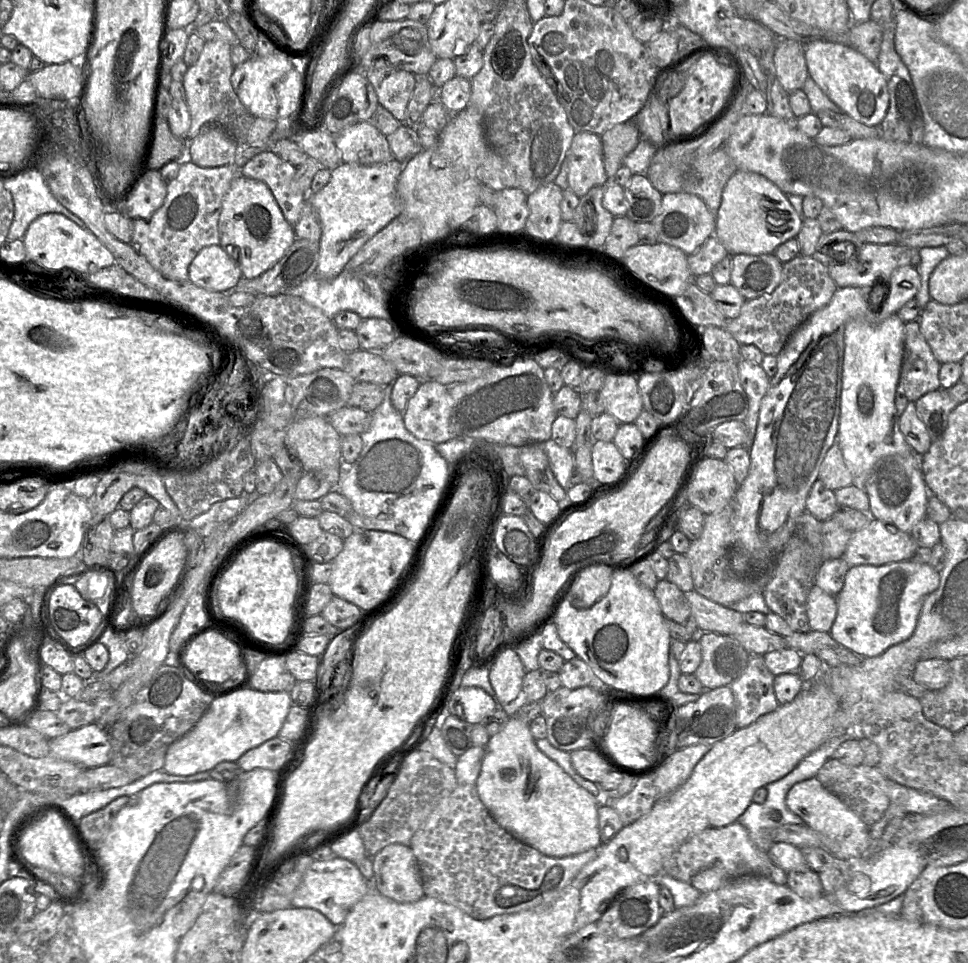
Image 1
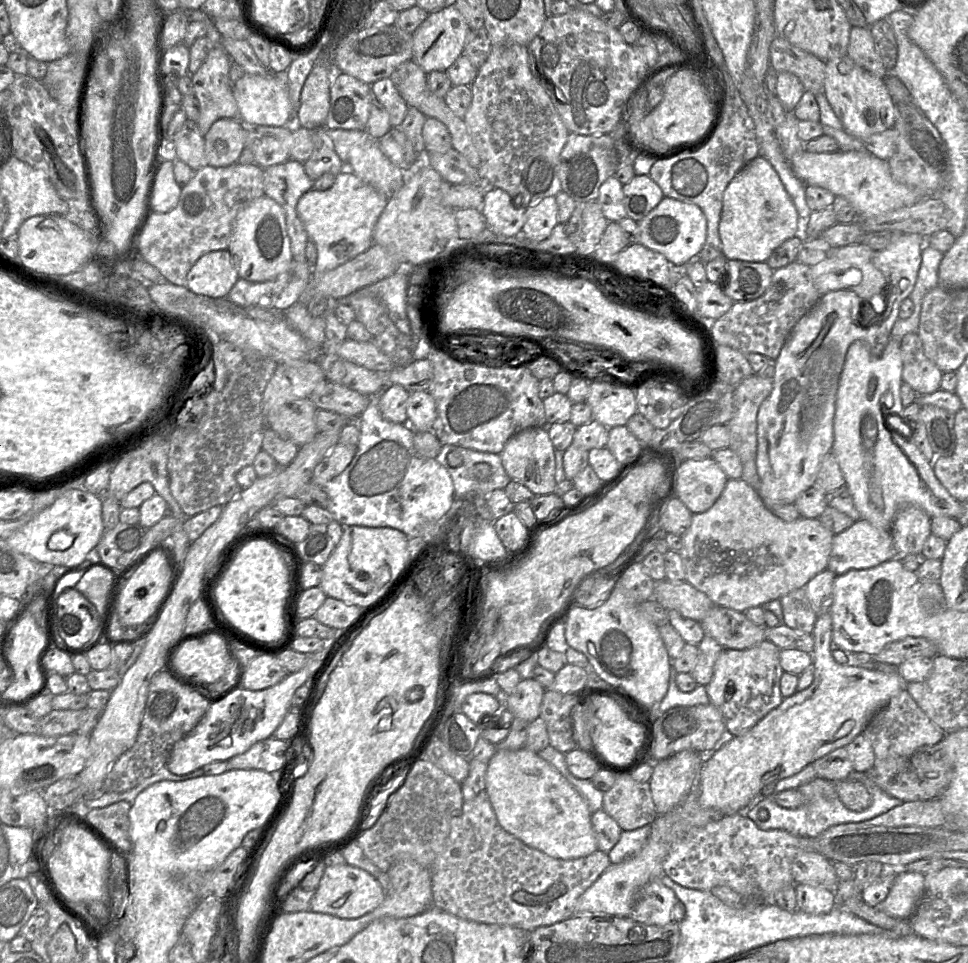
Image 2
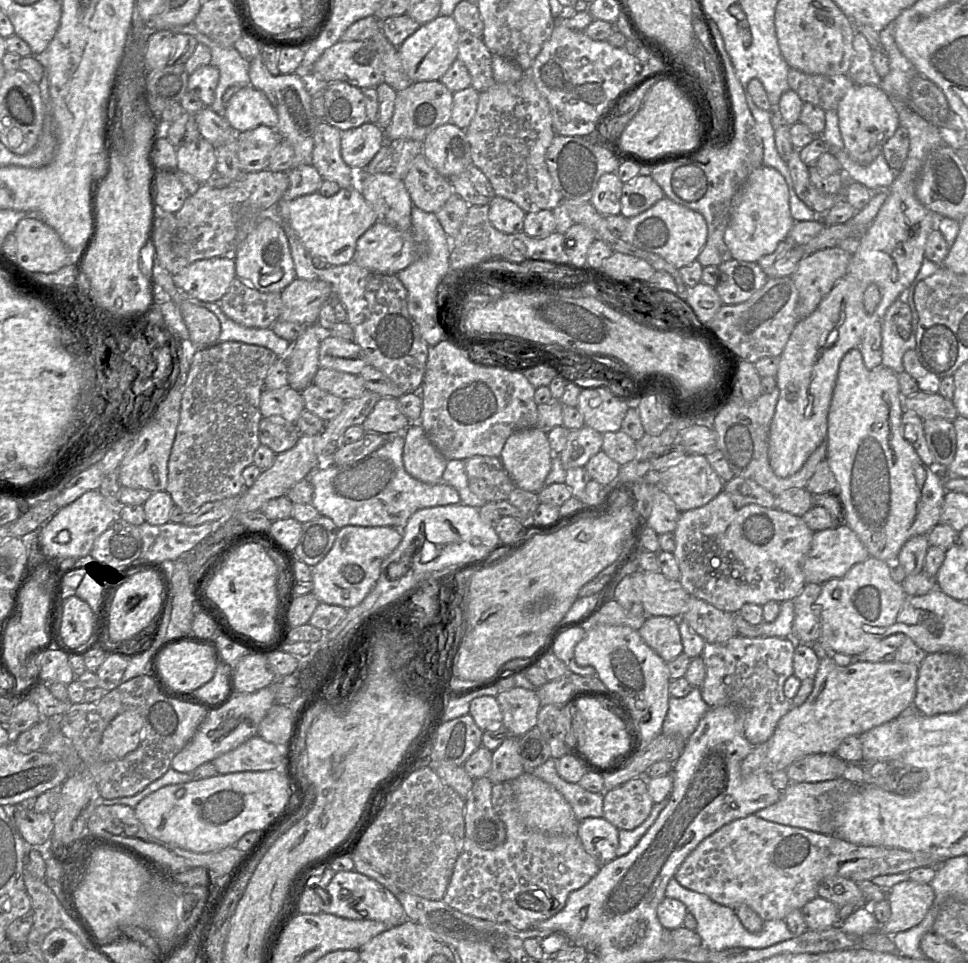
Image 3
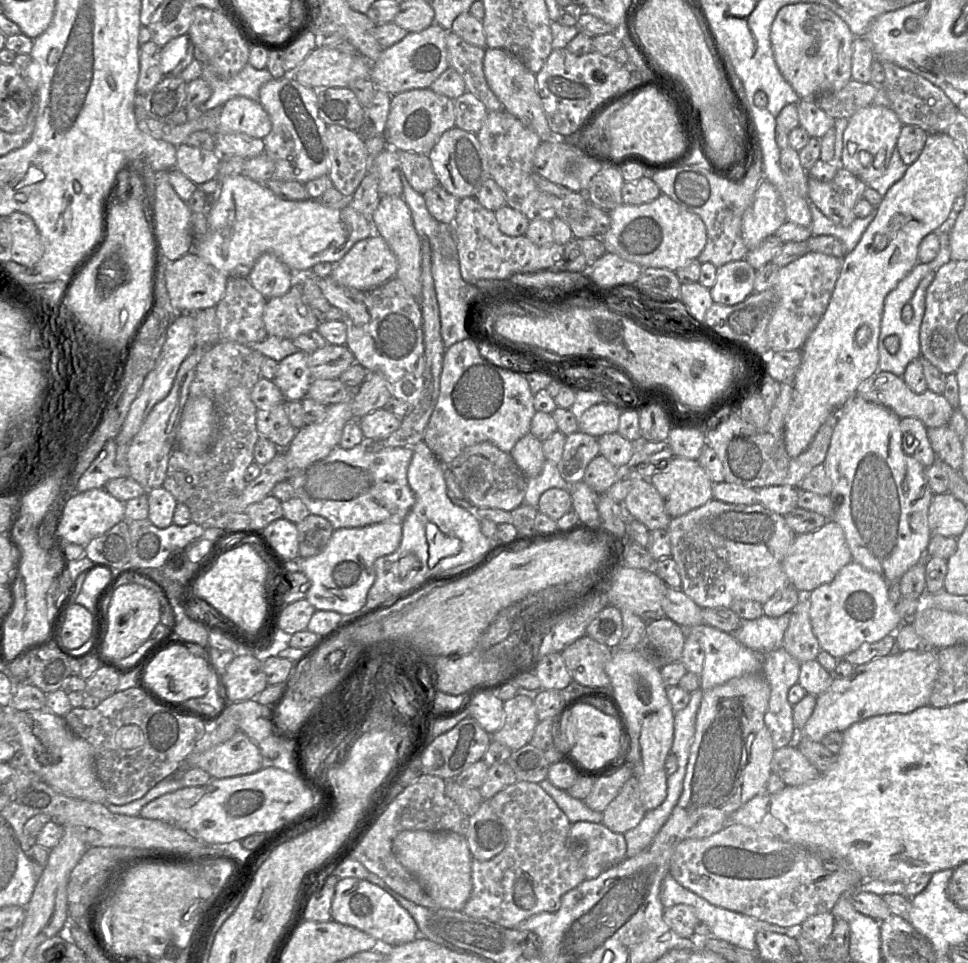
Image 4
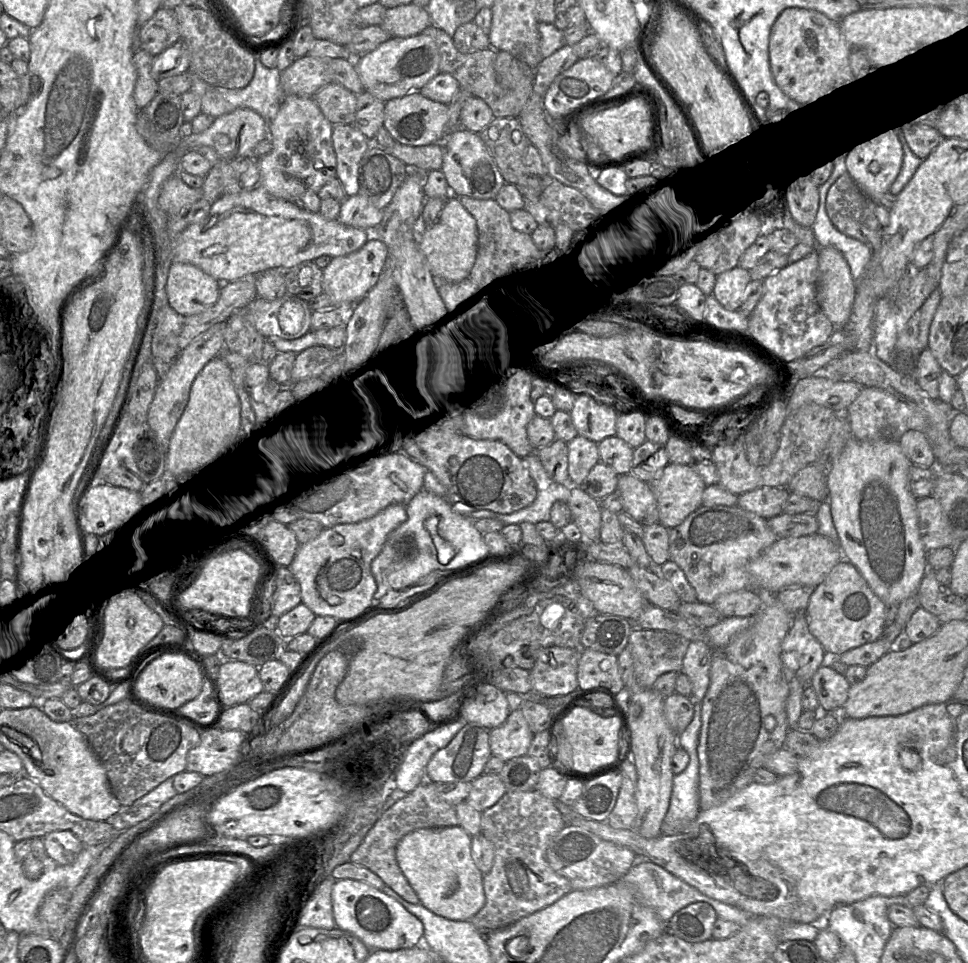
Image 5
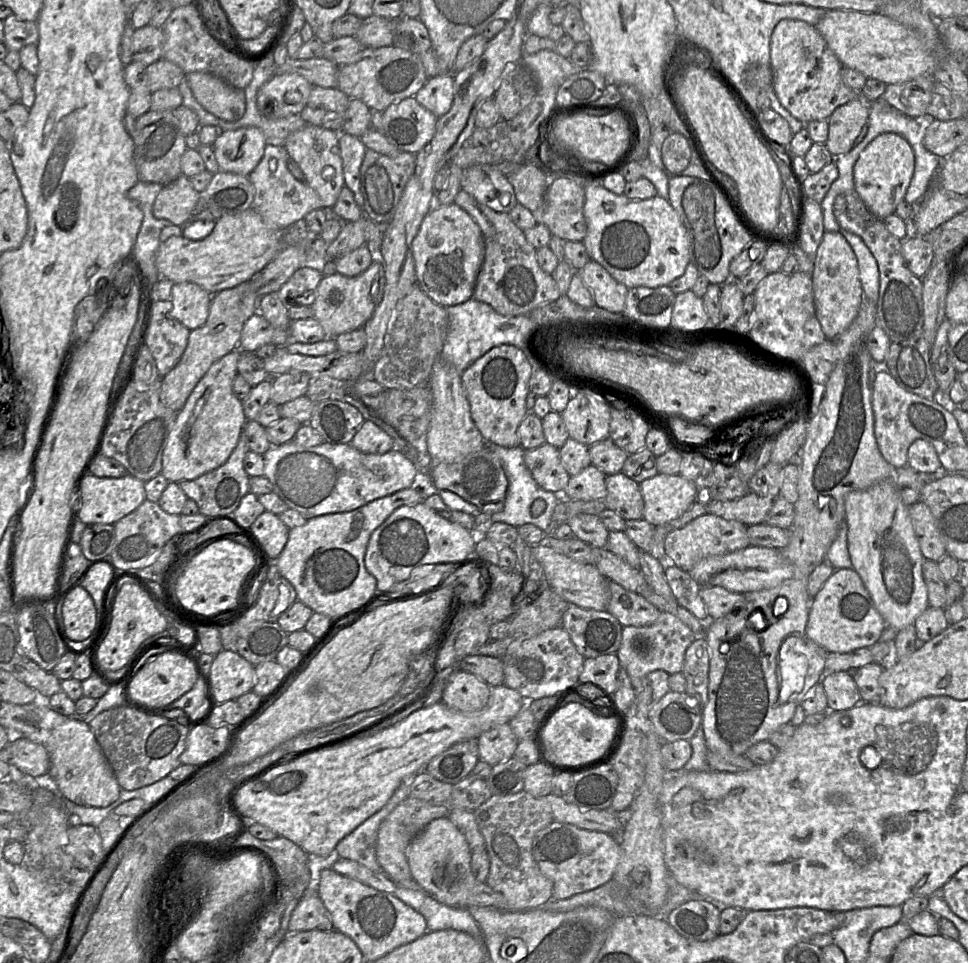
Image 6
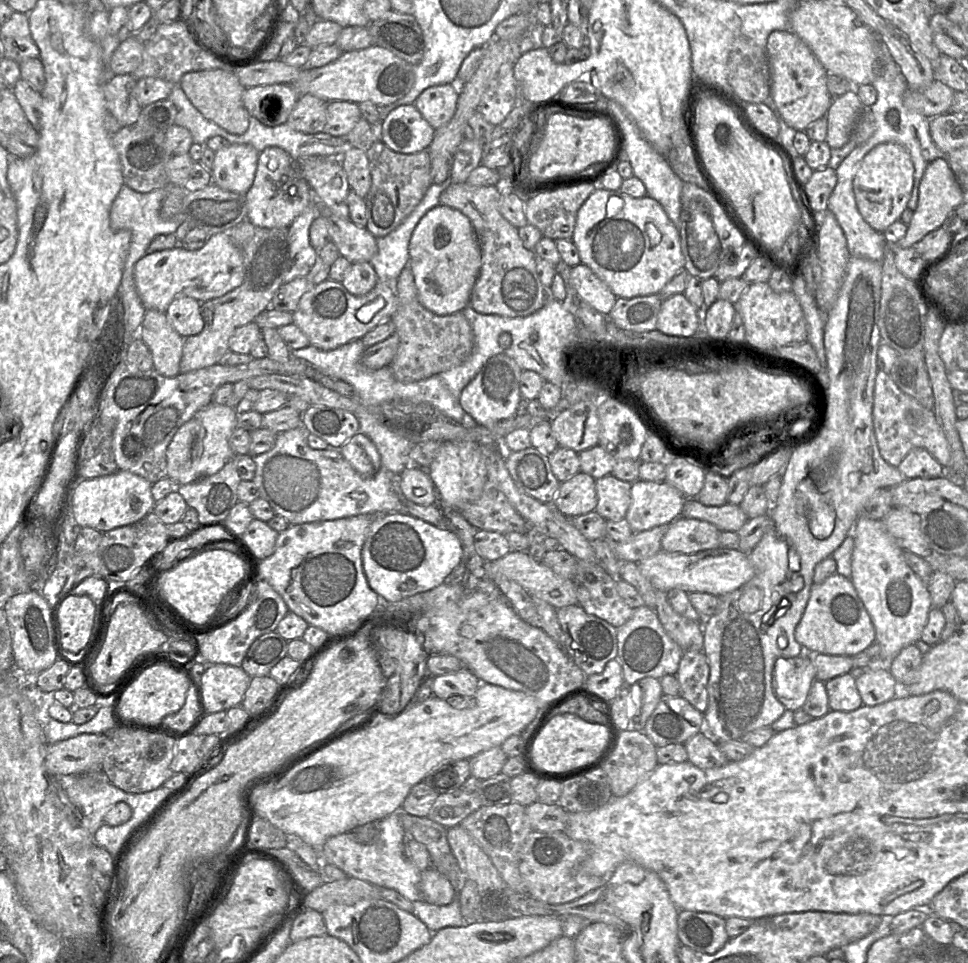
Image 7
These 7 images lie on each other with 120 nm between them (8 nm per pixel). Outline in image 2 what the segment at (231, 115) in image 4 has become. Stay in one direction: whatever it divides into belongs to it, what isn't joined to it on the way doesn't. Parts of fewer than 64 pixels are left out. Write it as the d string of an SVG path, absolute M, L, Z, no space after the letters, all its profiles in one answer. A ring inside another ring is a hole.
M245 73L233 85L233 94L239 109L239 119L246 125L286 127L286 124L291 121L293 105L284 74L259 76Z

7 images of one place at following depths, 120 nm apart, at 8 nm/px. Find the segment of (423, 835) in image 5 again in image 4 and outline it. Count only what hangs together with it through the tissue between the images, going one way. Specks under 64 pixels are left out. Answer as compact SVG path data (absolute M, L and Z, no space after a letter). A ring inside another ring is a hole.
M405 830L393 840L393 853L439 908L462 911L472 891L472 854L466 837L451 831Z

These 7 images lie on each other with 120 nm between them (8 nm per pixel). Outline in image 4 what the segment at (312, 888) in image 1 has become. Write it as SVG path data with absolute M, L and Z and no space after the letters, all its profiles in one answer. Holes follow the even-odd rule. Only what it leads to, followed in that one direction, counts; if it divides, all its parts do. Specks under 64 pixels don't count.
M349 877L338 881L331 917L336 922L373 936L381 946L408 943L420 936L418 925L411 914L392 895L366 879Z

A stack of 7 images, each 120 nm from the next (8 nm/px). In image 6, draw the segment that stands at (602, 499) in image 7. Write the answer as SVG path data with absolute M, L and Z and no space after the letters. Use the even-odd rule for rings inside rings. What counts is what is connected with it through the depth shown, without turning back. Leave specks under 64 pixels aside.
M619 472L607 476L605 484L607 494L604 501L607 509L613 510L626 521L643 518L644 500L639 483Z

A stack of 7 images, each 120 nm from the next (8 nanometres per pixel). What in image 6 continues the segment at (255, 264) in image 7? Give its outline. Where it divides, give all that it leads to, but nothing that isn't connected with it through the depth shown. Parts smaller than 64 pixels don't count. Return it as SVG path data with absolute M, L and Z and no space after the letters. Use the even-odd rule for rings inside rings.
M250 282L212 295L206 323L190 332L187 347L180 361L161 379L159 398L165 407L180 412L209 368L225 355L238 350L242 329L248 319L258 312L259 300Z

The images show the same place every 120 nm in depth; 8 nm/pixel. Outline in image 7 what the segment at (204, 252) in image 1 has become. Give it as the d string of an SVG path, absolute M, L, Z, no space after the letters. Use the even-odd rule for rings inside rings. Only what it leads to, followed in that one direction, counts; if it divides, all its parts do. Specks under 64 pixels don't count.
M180 297L171 302L166 315L169 323L183 338L200 334L204 320L200 311L200 302L191 297Z

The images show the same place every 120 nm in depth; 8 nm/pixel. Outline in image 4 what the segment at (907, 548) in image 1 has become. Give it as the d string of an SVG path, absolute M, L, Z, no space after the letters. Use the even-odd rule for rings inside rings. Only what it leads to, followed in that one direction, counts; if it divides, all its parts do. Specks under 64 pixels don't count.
M828 520L821 528L795 536L782 568L789 583L801 594L809 594L817 587L831 582L836 574L852 561L843 529L834 520Z

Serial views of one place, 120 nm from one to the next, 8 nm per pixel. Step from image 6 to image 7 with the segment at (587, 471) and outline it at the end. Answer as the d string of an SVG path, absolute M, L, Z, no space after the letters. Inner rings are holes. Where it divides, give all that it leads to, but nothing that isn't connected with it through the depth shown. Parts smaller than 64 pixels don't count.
M579 472L562 482L553 501L554 507L569 518L595 511L597 506L595 481L592 476Z

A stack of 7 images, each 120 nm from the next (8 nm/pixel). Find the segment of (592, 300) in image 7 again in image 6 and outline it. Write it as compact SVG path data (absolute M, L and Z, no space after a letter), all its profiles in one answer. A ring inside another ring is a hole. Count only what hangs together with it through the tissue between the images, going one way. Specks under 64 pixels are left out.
M590 260L578 272L596 306L612 313L622 313L628 288L617 282L599 263Z

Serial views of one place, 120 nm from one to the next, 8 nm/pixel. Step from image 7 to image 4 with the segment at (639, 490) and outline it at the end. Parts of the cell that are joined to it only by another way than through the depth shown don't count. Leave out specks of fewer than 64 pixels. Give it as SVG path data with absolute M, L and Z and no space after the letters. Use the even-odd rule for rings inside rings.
M673 457L650 482L661 495L672 518L696 509L712 498L714 483L697 460Z

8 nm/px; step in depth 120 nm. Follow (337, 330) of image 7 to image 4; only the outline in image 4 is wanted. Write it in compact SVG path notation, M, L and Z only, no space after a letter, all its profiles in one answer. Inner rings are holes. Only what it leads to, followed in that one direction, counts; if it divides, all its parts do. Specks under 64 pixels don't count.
M380 235L358 241L339 262L331 264L334 268L330 276L334 281L358 290L370 290L385 283L395 277L398 268L395 255Z

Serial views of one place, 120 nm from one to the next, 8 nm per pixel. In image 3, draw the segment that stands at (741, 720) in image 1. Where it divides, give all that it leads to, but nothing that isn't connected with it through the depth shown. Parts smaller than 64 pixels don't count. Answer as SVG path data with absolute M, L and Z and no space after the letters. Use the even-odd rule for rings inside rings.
M736 635L723 644L705 642L702 658L706 675L699 687L710 707L732 707L742 720L742 732L753 745L761 745L774 733L779 720L792 708L784 693L784 683L793 672L797 643L792 638L745 637Z

